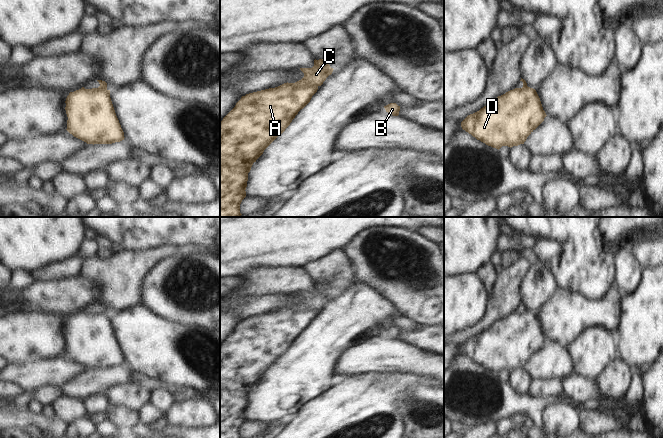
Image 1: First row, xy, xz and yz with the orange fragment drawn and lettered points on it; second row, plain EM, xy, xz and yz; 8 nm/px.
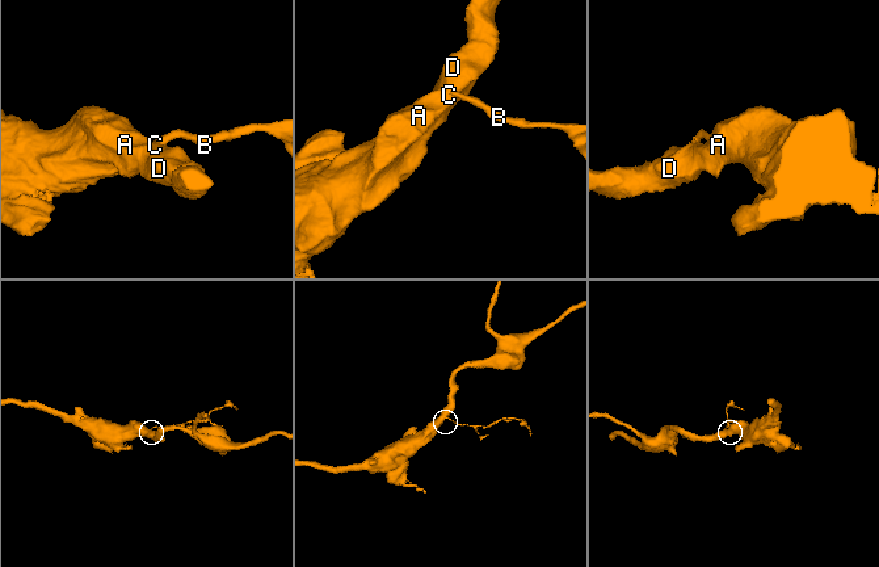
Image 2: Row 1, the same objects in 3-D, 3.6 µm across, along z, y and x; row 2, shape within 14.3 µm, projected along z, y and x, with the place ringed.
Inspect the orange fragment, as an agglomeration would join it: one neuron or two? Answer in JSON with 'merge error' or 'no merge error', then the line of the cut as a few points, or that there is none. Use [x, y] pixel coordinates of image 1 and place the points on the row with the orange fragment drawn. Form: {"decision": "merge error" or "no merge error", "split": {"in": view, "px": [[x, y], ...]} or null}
{"decision": "merge error", "split": {"in": "xy", "px": [[92, 88], [106, 90]]}}

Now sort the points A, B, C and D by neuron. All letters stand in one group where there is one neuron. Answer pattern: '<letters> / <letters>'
A C D / B

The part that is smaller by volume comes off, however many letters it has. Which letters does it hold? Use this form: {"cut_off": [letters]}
{"cut_off": ["B"]}

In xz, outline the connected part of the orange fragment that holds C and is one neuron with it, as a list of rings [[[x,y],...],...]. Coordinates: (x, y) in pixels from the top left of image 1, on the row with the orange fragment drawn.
[[[323,59],[314,60],[312,68],[300,68],[304,77],[295,83],[284,83],[242,96],[235,107],[220,122],[220,217],[240,217],[240,204],[246,197],[248,173],[264,150],[290,125],[292,120],[311,100],[333,68]]]

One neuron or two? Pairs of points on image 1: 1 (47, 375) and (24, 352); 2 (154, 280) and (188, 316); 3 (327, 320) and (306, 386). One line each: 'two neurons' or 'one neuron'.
1: two neurons
2: one neuron
3: one neuron

